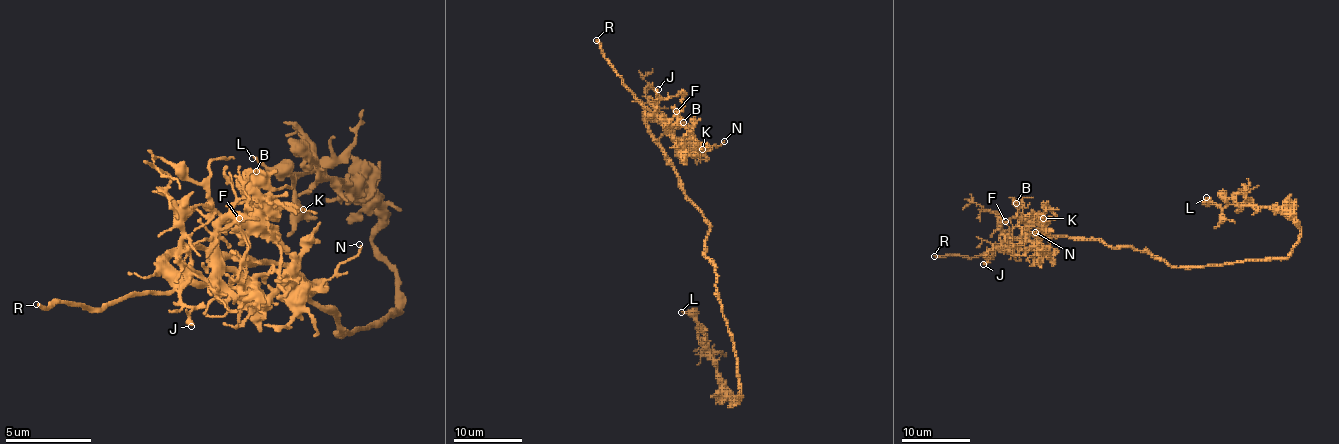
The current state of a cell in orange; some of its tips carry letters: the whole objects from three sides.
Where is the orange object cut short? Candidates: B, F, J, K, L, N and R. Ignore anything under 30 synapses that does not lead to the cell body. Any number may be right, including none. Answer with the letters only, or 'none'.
R

